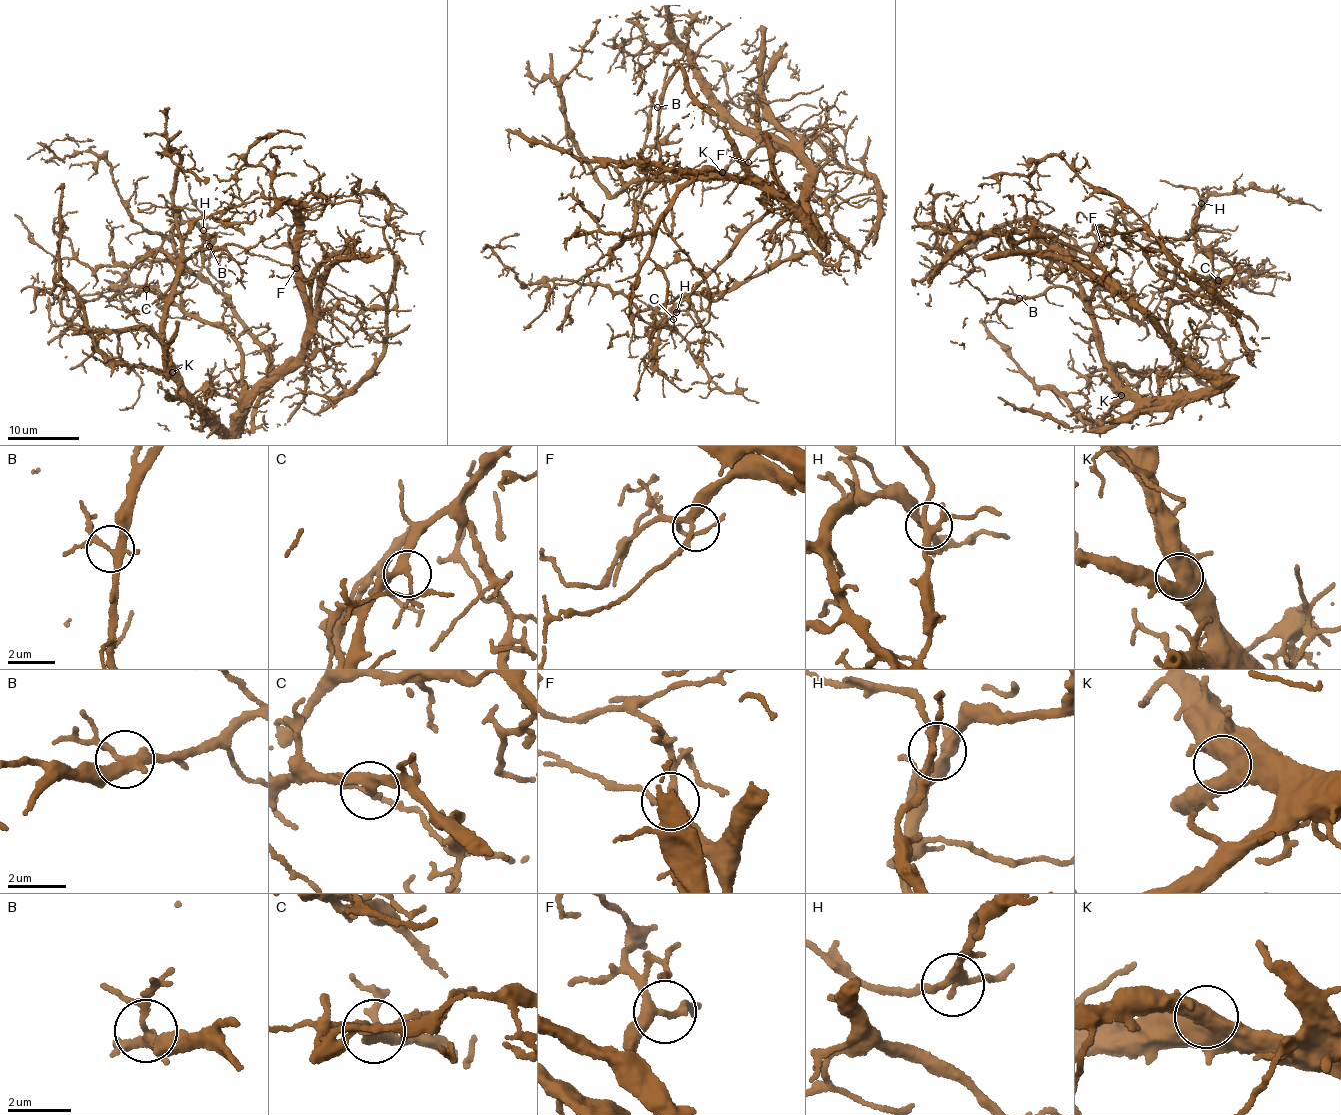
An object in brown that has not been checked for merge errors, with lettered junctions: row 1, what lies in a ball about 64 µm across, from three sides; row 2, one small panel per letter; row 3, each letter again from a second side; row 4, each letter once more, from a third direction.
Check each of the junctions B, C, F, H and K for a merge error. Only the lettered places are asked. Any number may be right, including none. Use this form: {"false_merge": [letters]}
{"false_merge": []}

